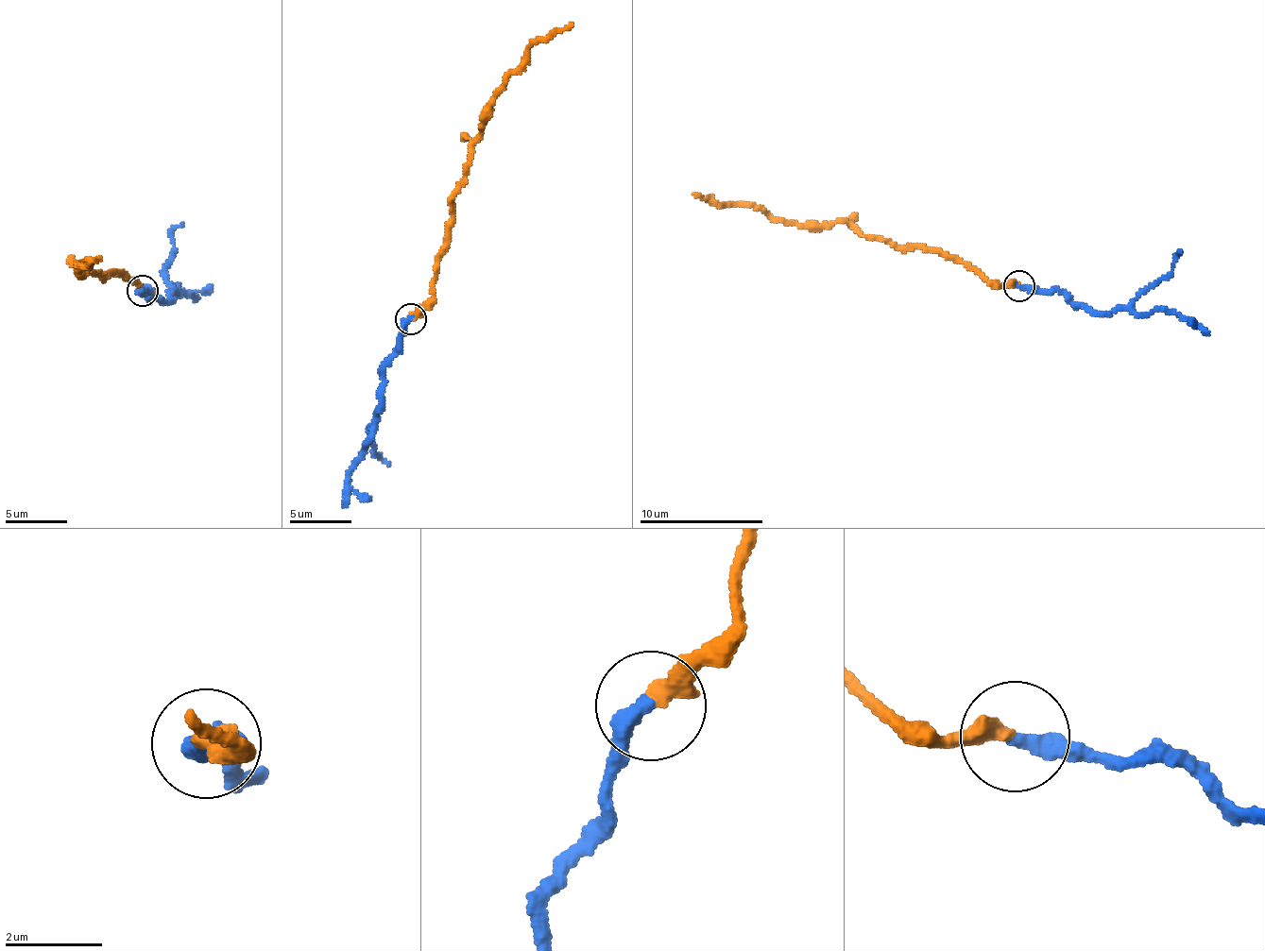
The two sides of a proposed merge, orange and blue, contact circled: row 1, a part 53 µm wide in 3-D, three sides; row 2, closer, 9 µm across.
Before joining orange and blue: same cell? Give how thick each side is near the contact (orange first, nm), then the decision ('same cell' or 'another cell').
calibres 400 and 400 nm; another cell

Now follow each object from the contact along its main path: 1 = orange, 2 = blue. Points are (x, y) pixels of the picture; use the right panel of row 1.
1: (1019, 286), (1000, 287), (935, 252), (859, 235), (844, 222), (786, 224), (756, 206), (720, 208), (692, 194)
2: (1019, 286), (1059, 291), (1072, 303), (1106, 313), (1164, 311), (1192, 318)

